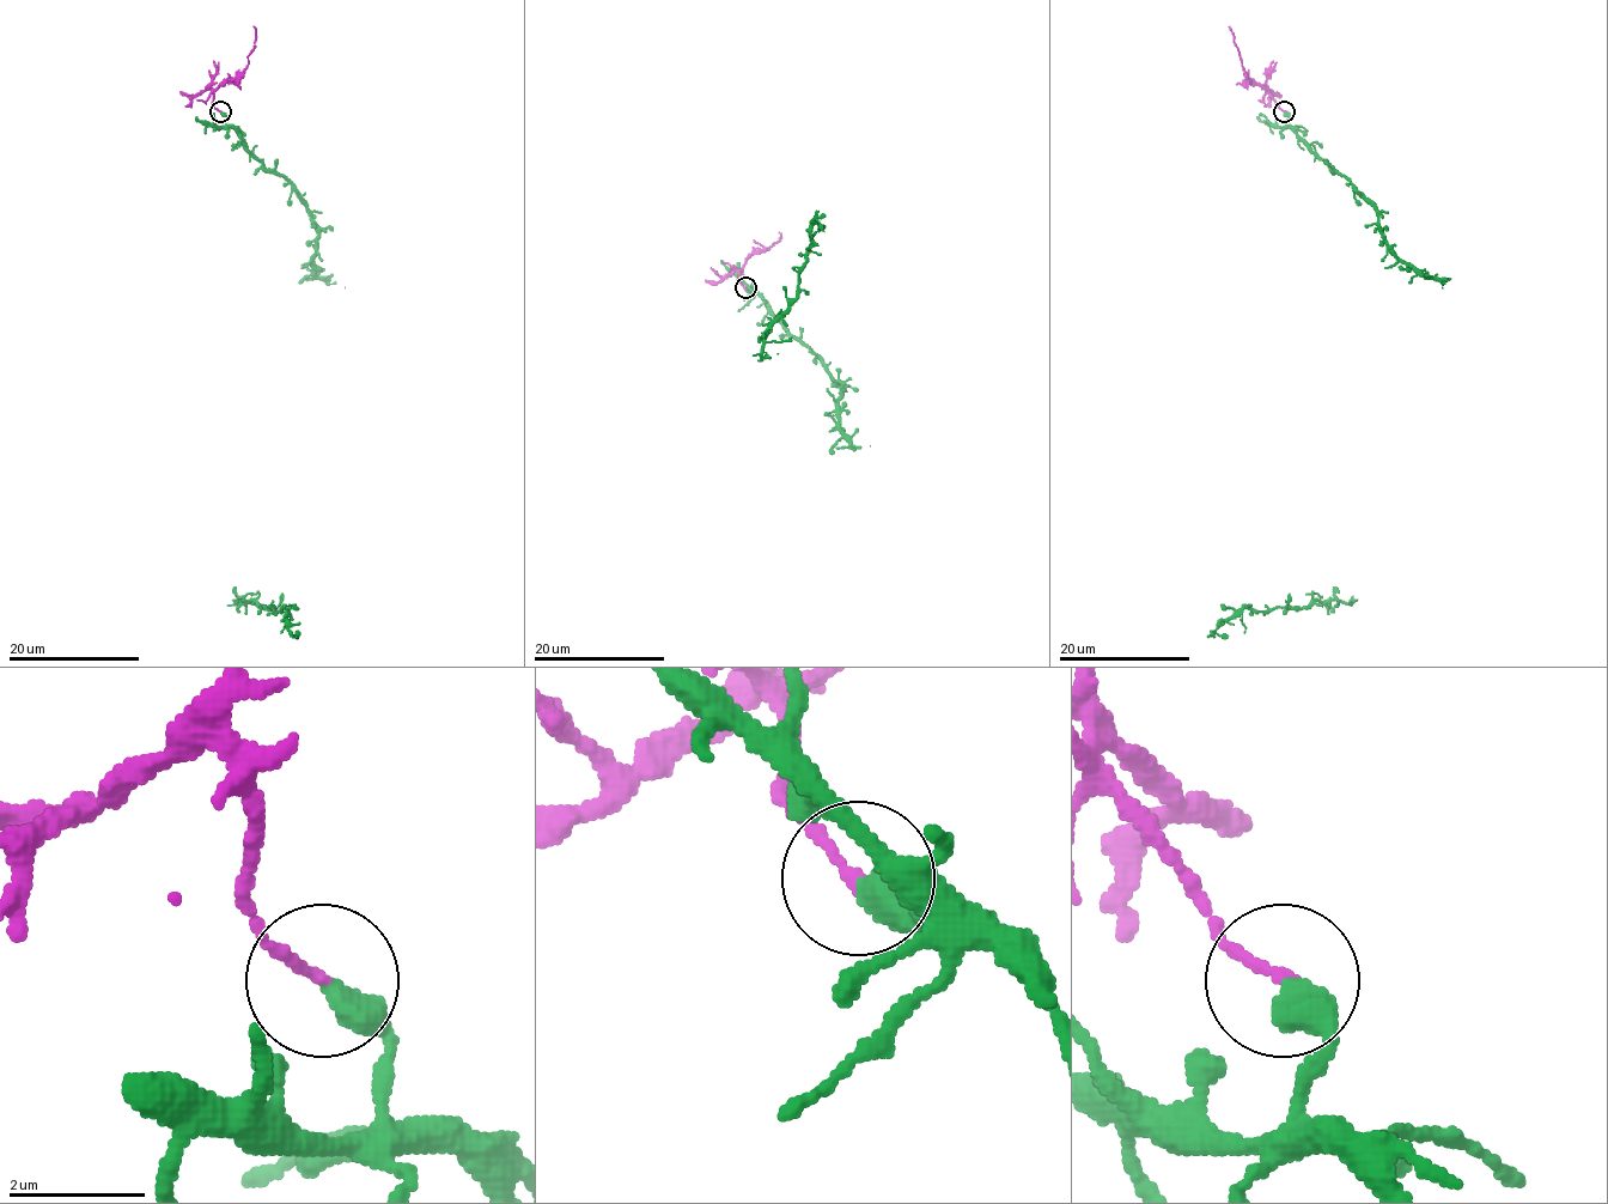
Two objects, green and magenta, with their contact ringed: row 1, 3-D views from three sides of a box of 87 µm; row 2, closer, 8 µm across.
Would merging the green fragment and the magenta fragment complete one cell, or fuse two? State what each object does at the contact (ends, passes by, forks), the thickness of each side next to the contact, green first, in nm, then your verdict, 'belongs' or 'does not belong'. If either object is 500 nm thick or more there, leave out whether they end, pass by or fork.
green ends; magenta ends; calibres 440 and 150 nm; does not belong

